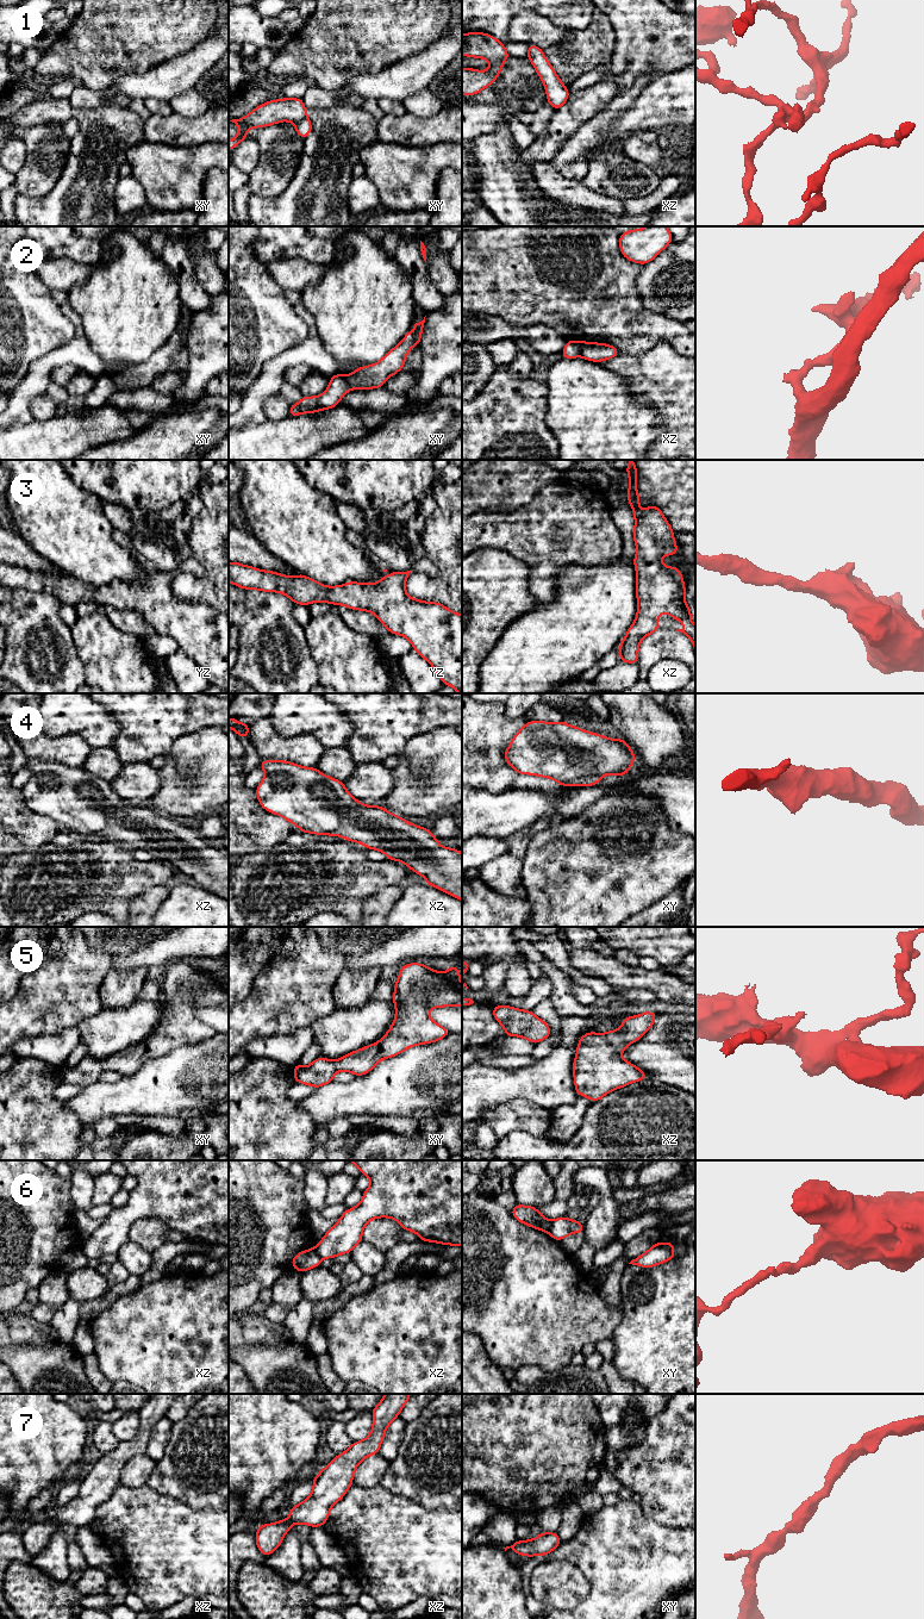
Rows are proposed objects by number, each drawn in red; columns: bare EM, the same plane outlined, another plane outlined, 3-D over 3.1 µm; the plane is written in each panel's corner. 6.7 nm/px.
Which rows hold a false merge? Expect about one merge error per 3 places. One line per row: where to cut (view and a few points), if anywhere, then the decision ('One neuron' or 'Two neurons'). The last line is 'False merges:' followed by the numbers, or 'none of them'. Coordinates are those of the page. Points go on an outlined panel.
1: Split along xy (306, 116), (294, 124). Two neurons
2: Split along xz (582, 342), (580, 355). Two neurons
3: No split. One neuron
4: No split. One neuron
5: No split. One neuron
6: Split along xy (551, 1221), (548, 1232). Two neurons
7: No split. One neuron
False merges: 1, 2, 6

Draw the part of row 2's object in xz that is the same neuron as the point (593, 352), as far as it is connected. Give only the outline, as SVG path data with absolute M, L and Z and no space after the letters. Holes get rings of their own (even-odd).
M582 342L581 357L588 361L601 362L619 354L620 351L616 347L606 343Z

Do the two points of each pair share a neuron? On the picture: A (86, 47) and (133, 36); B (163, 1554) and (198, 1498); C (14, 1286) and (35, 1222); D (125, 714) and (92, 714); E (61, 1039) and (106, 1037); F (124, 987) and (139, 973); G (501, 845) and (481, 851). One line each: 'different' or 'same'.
A: same
B: different
C: same
D: different
E: different
F: same
G: same

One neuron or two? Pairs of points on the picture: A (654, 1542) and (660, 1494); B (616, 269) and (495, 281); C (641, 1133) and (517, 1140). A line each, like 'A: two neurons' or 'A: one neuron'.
A: two neurons
B: one neuron
C: one neuron

